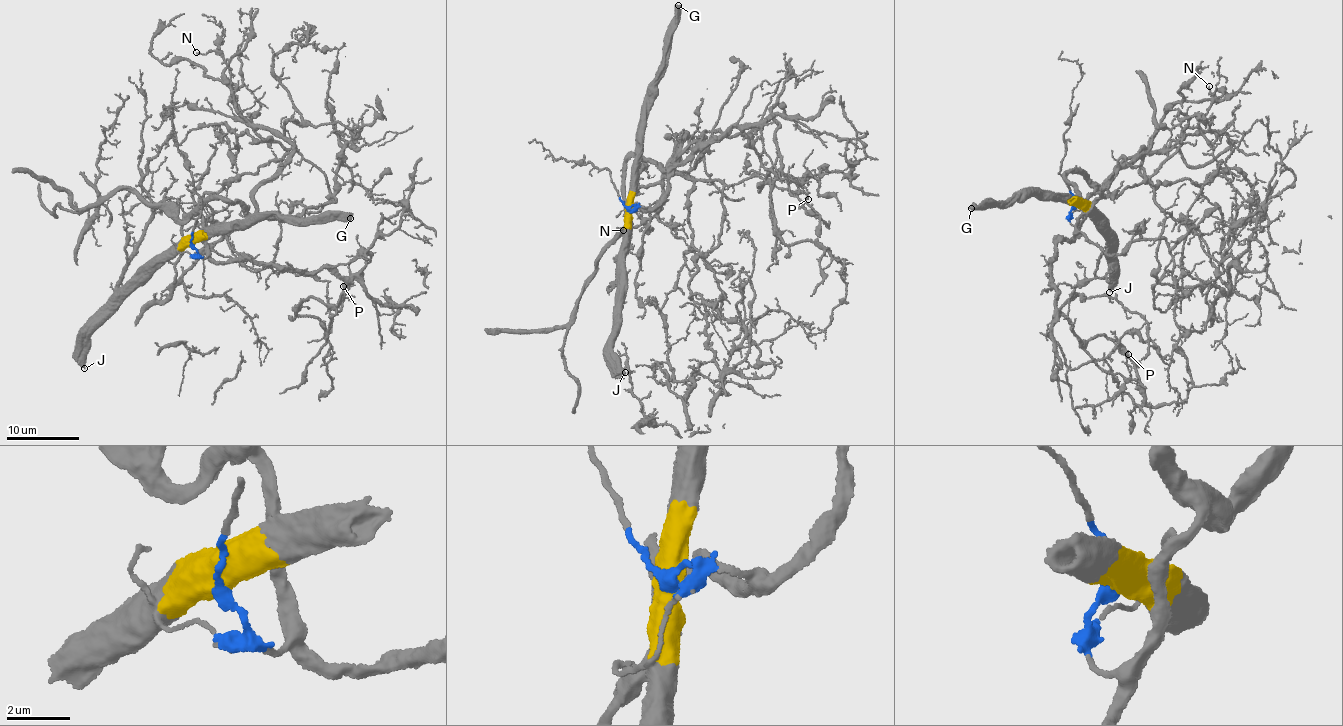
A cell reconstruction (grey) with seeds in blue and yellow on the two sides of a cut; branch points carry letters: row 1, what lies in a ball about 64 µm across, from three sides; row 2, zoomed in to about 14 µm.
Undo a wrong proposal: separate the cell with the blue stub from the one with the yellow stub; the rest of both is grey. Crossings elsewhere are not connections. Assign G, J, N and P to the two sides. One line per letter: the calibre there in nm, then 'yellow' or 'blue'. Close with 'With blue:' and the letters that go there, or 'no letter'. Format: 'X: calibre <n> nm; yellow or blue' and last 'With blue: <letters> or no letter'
G: calibre 700 nm; yellow
J: calibre 380 nm; yellow
N: calibre 120 nm; blue
P: calibre 90 nm; blue
With blue: N, P

